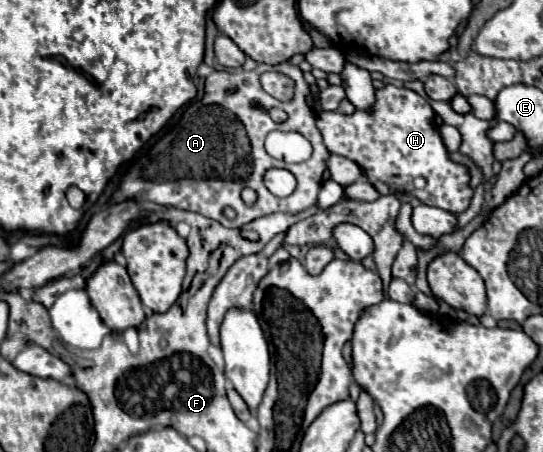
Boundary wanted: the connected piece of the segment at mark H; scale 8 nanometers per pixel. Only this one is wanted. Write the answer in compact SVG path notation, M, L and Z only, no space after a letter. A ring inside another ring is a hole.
M385 85L383 89L375 91L375 103L371 109L357 109L353 115L321 111L317 114L317 127L329 153L355 161L367 181L381 195L407 193L425 205L457 215L467 209L473 195L473 189L467 185L469 173L463 165L457 165L449 159L435 125L435 113L431 111L431 105L415 91L407 87ZM417 175L427 179L427 187L421 191L413 187L413 179Z

